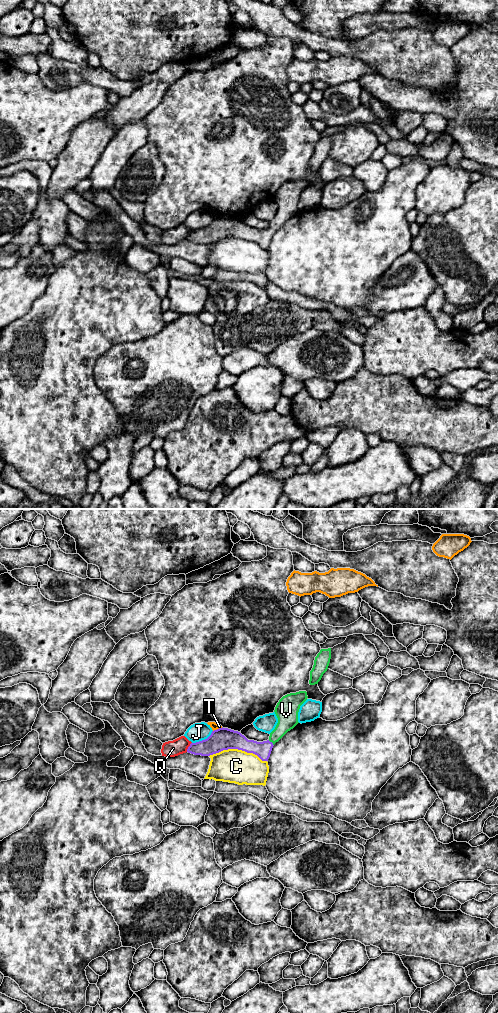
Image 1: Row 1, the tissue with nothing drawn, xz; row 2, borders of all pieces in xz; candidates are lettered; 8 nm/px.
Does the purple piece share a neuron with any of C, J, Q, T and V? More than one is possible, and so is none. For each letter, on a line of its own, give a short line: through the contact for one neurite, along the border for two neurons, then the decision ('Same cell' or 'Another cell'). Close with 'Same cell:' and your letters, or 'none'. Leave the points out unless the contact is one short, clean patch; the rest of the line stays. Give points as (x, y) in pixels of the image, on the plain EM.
C: Another cell
J: Another cell
Q: Another cell
T: Another cell
V: Line: xz (263, 237), (271, 230), (285, 212), (287, 204). Same cell
Same cell: V

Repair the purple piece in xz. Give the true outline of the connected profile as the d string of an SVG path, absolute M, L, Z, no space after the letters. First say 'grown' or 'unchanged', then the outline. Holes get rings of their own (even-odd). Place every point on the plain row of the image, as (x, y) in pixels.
grown; M299 179L287 182L279 188L274 198L278 211L267 229L248 228L240 220L222 215L212 219L207 227L191 231L187 240L194 243L210 244L223 238L238 237L253 241L262 249L268 249L274 232L299 211L298 200L307 186L306 179Z

